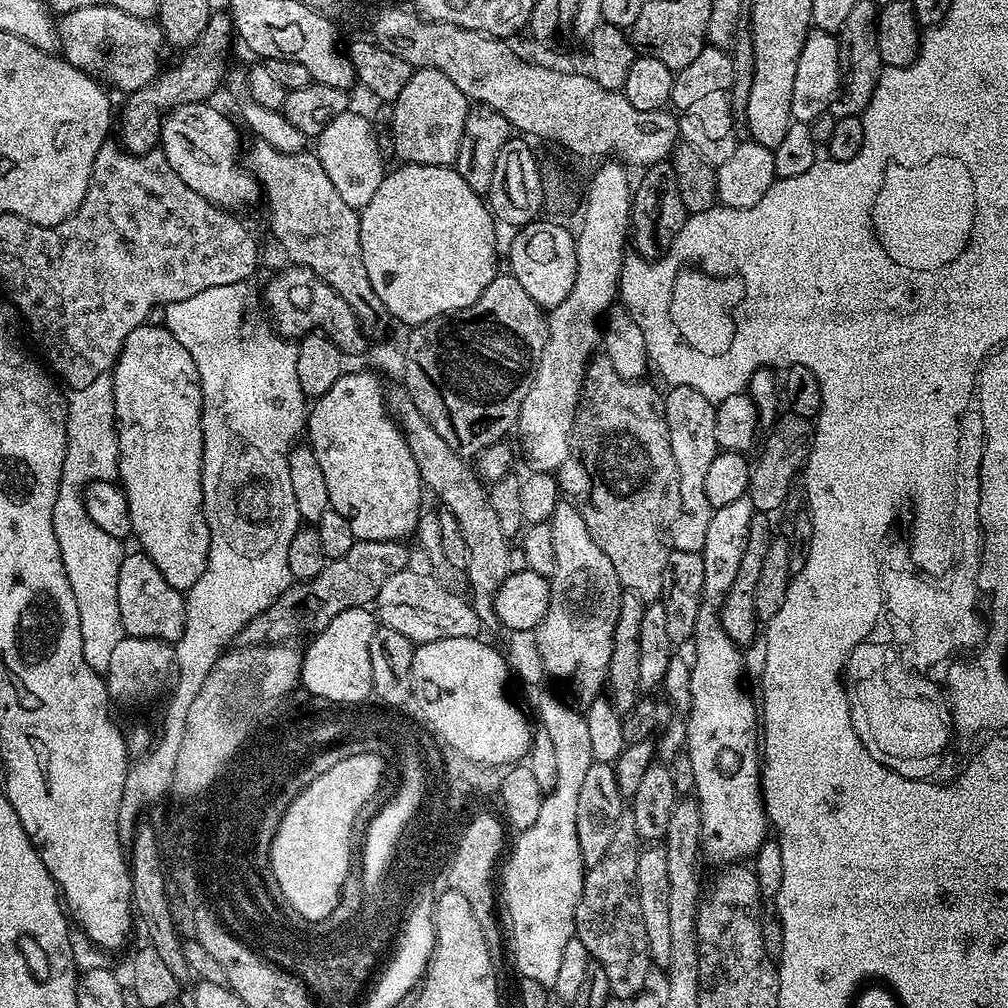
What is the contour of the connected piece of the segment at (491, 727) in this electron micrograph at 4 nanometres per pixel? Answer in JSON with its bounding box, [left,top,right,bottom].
[412,637,533,766]

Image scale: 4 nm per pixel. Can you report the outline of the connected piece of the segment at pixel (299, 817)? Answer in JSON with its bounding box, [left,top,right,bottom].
[270,756,380,915]

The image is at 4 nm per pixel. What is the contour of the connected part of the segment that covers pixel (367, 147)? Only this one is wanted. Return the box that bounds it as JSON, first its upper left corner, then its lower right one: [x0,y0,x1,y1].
[314,110,386,208]

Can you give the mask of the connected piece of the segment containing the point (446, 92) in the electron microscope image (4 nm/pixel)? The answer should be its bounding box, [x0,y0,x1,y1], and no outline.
[391,68,470,166]

